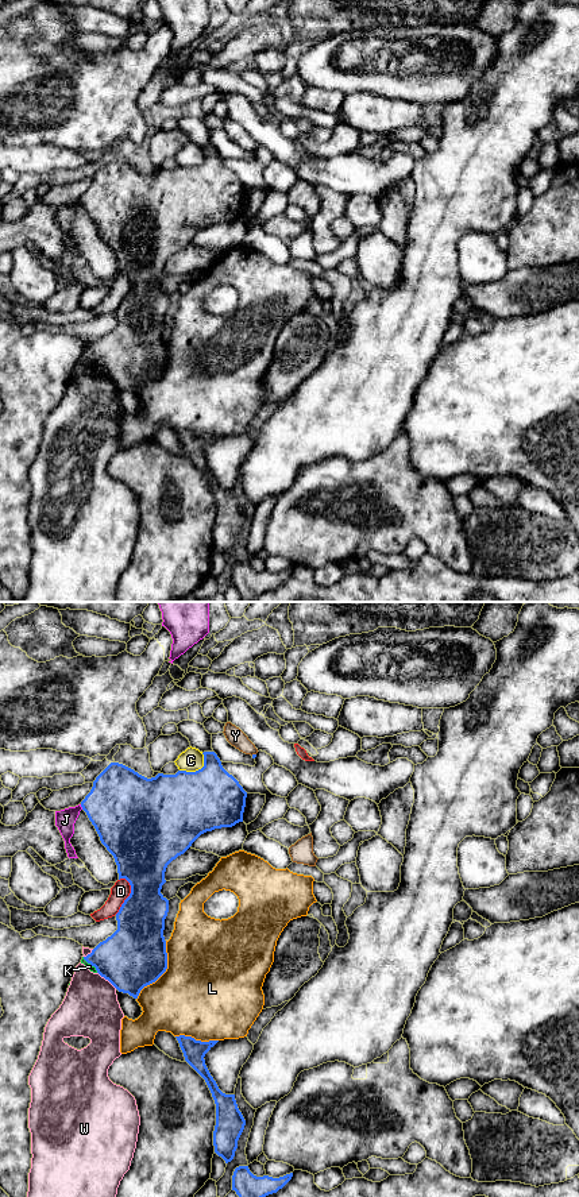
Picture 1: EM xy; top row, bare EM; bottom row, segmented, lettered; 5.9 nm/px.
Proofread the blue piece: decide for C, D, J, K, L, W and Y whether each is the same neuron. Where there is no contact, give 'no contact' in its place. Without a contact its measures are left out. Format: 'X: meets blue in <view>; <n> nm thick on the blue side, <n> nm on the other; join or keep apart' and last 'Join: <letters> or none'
C: meets blue in xy; 400 nm thick on the blue side, 140 nm on the other; keep apart
D: meets blue in xy; 320 nm thick on the blue side, 110 nm on the other; keep apart
J: meets blue in xy; 420 nm thick on the blue side, 120 nm on the other; keep apart
K: meets blue in xy; 380 nm thick on the blue side, 40 nm on the other; join
L: meets blue in xy; 380 nm thick on the blue side, 500 nm on the other; keep apart
W: meets blue in xy; 380 nm thick on the blue side, 340 nm on the other; keep apart
Y: meets blue in xy; 20 nm thick on the blue side, 100 nm on the other; keep apart
Join: K

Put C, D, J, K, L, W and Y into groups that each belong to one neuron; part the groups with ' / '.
C / D / J / K / L / W / Y

